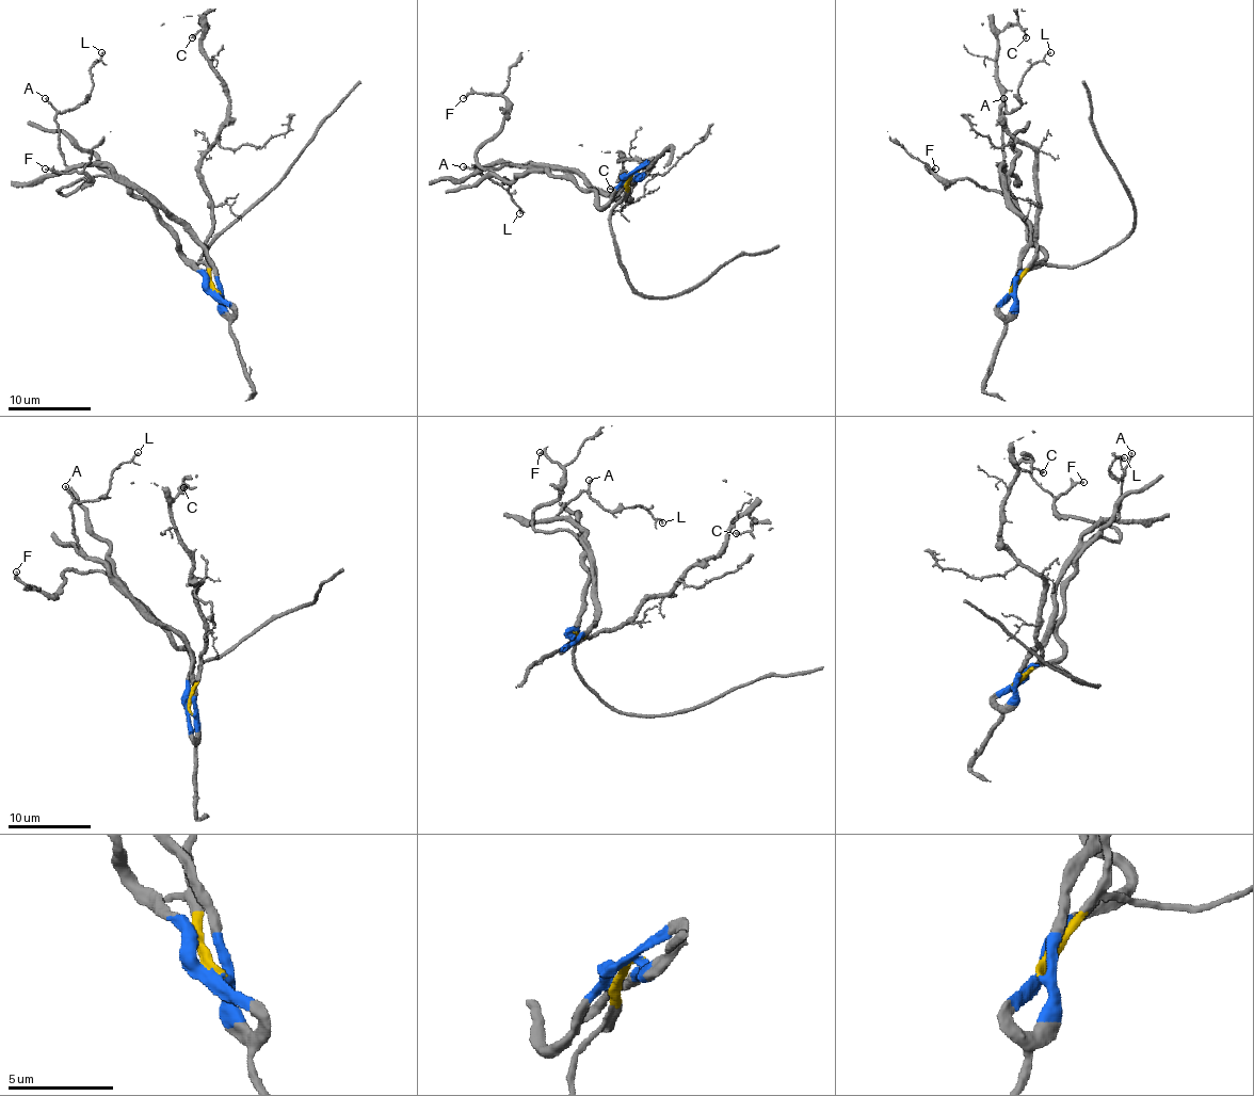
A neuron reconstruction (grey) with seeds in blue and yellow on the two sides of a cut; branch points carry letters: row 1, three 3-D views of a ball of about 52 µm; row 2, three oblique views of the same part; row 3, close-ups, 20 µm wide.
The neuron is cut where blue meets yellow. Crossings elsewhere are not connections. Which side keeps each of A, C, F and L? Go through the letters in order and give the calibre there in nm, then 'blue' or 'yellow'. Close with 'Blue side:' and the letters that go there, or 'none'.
A: calibre 180 nm; blue
C: calibre 170 nm; yellow
F: calibre 190 nm; blue
L: calibre 140 nm; blue
Blue side: A, F, L

